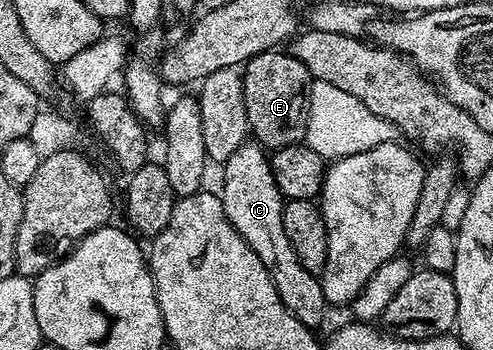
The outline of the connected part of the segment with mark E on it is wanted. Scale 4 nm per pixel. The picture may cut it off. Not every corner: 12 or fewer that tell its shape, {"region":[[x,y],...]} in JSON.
{"region":[[291,52],[251,57],[251,136],[268,151],[308,136],[310,71]]}

